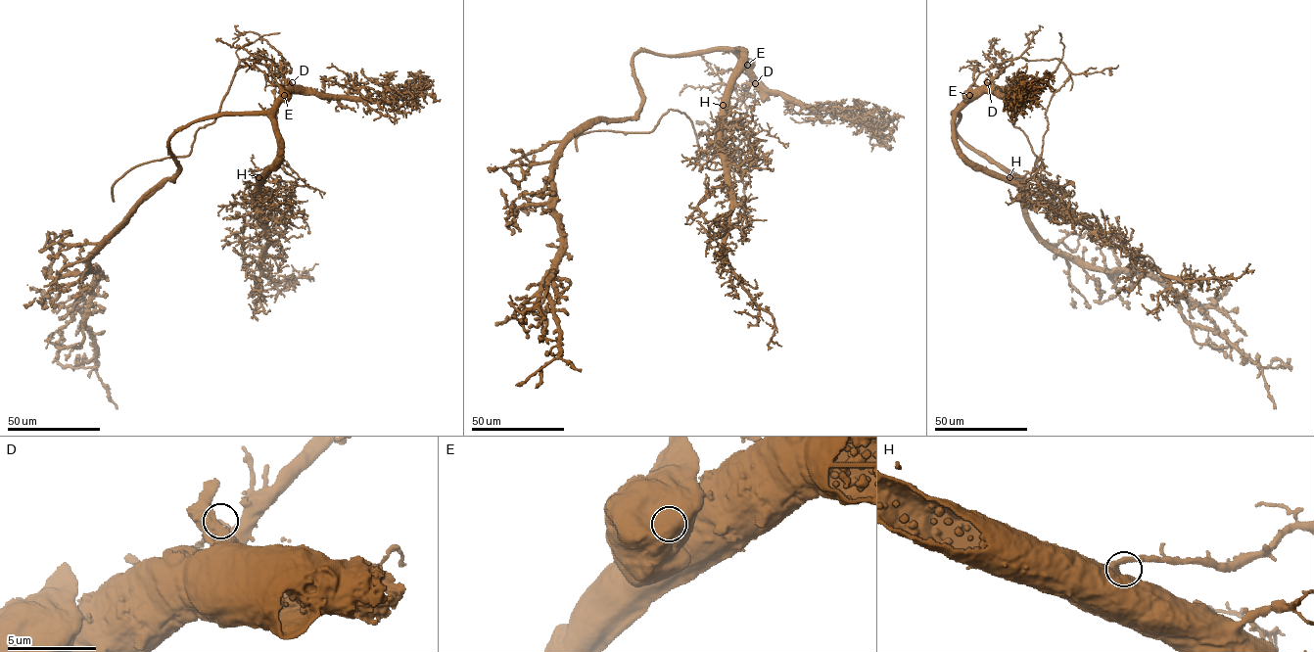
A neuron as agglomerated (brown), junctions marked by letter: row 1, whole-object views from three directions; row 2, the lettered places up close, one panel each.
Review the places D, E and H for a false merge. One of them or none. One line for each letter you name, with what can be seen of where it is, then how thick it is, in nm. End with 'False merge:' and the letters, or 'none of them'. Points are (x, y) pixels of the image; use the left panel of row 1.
E: place (284, 95); calibre 1000 nm
False merge: E

